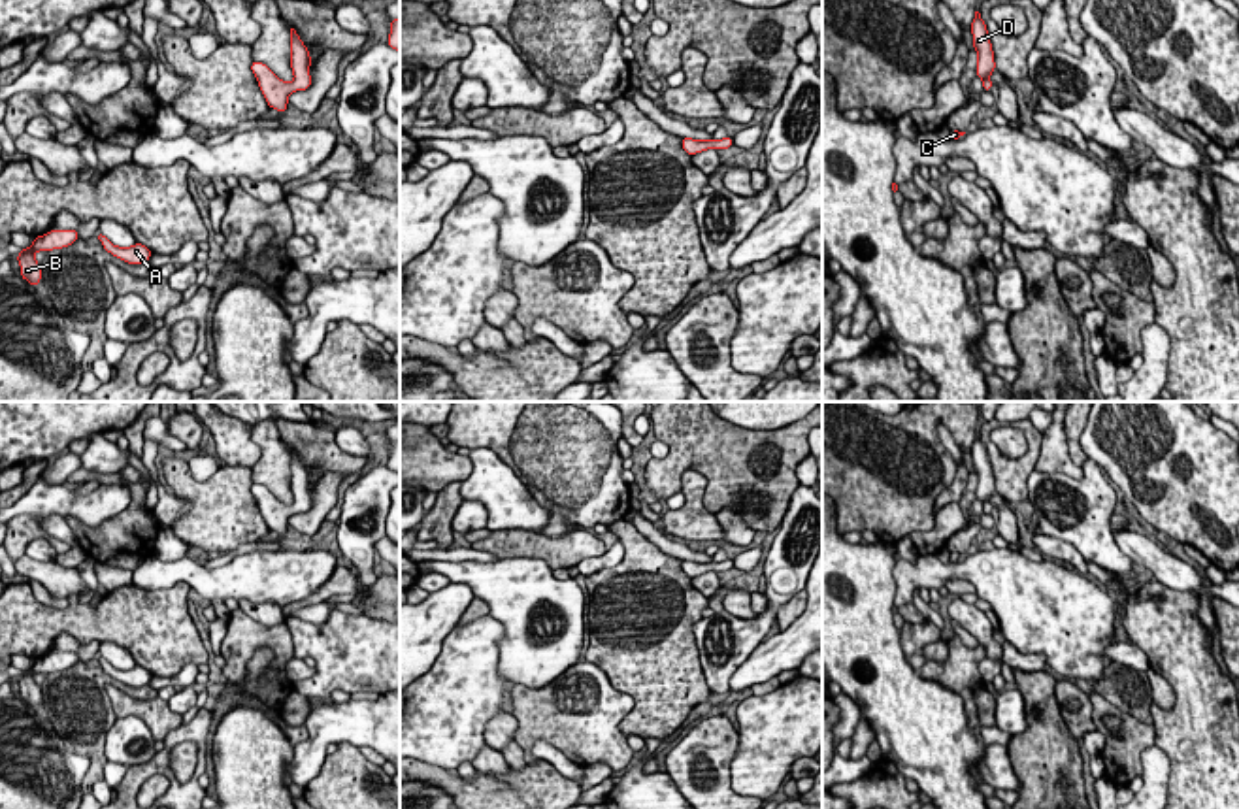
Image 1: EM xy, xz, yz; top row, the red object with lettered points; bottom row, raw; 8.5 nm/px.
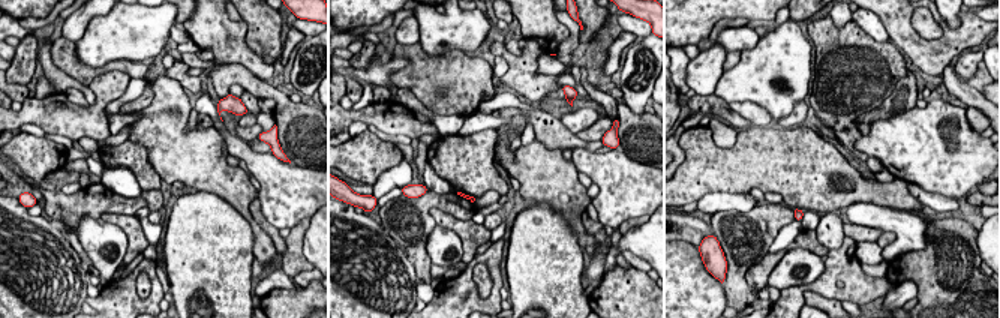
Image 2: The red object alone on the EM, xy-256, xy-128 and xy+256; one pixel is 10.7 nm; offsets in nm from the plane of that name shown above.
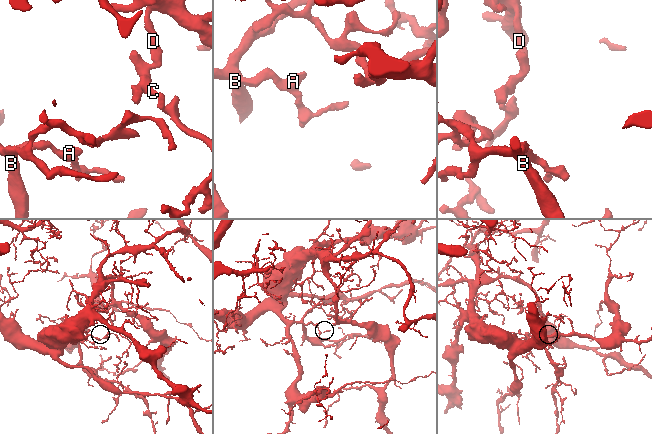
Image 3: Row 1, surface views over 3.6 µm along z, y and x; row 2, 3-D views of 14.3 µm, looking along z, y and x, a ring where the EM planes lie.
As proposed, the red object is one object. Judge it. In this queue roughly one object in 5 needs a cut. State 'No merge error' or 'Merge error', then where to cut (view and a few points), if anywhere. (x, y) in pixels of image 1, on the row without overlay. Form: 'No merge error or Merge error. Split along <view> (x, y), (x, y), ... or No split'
No merge error. No split

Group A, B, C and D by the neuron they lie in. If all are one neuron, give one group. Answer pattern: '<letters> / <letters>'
A B C D

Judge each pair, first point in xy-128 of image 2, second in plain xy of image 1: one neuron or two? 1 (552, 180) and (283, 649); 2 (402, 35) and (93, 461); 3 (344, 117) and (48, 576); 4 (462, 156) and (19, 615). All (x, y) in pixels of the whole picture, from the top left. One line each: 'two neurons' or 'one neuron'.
1: one neuron
2: two neurons
3: one neuron
4: one neuron

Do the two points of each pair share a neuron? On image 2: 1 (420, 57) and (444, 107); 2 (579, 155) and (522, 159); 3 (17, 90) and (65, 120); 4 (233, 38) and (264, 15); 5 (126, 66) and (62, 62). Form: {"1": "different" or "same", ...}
{"1": "same", "2": "different", "3": "different", "4": "different", "5": "same"}

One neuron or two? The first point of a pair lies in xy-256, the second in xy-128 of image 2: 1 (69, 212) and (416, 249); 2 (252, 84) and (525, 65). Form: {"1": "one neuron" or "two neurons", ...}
{"1": "one neuron", "2": "two neurons"}

